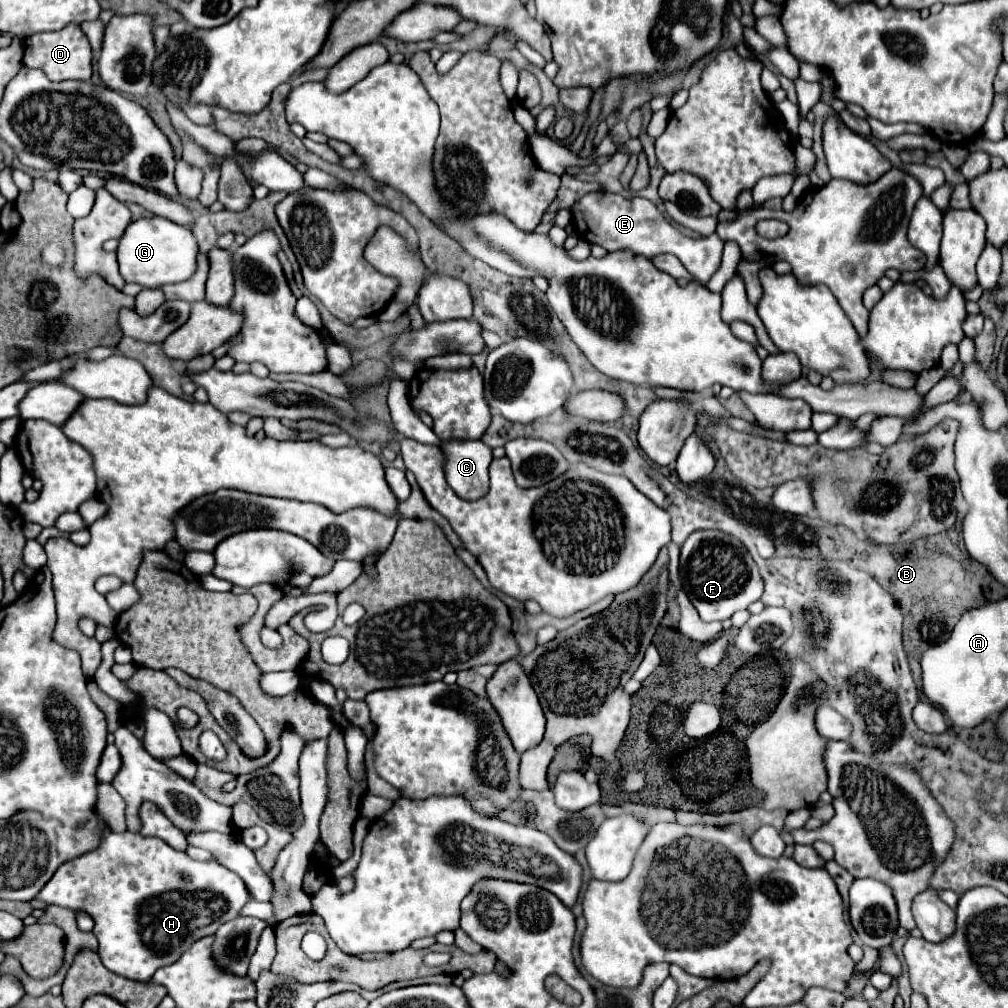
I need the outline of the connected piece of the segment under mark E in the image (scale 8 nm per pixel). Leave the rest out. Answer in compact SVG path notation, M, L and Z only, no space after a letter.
M588 193L580 201L576 201L570 209L574 215L574 227L578 237L588 243L600 245L606 251L626 249L632 251L634 255L644 255L648 259L660 253L672 253L680 259L680 263L688 269L688 273L702 285L708 283L708 279L720 265L724 243L716 235L710 235L706 239L686 237L676 227L672 227L656 209L656 205L648 199L642 197L626 199L614 193Z

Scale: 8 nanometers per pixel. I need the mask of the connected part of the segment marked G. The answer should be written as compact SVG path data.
M148 217L136 219L128 225L124 235L120 237L116 255L120 275L126 283L138 283L146 289L156 289L168 283L180 283L194 273L198 245L188 227L180 227L162 217Z

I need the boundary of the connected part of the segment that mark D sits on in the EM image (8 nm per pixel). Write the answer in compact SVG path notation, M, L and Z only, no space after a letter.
M70 23L58 31L34 33L24 39L24 65L42 69L50 81L80 79L88 81L92 77L92 47L84 37L84 31L78 23Z

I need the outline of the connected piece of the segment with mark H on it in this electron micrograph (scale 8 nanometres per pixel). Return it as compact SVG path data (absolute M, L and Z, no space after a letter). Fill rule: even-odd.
M110 831L98 849L60 865L36 899L46 905L60 905L90 915L94 919L92 933L98 939L98 955L104 967L132 981L150 981L156 969L172 965L196 941L214 935L220 925L236 919L250 897L240 877L216 861L194 861L188 853L172 849L158 837Z

